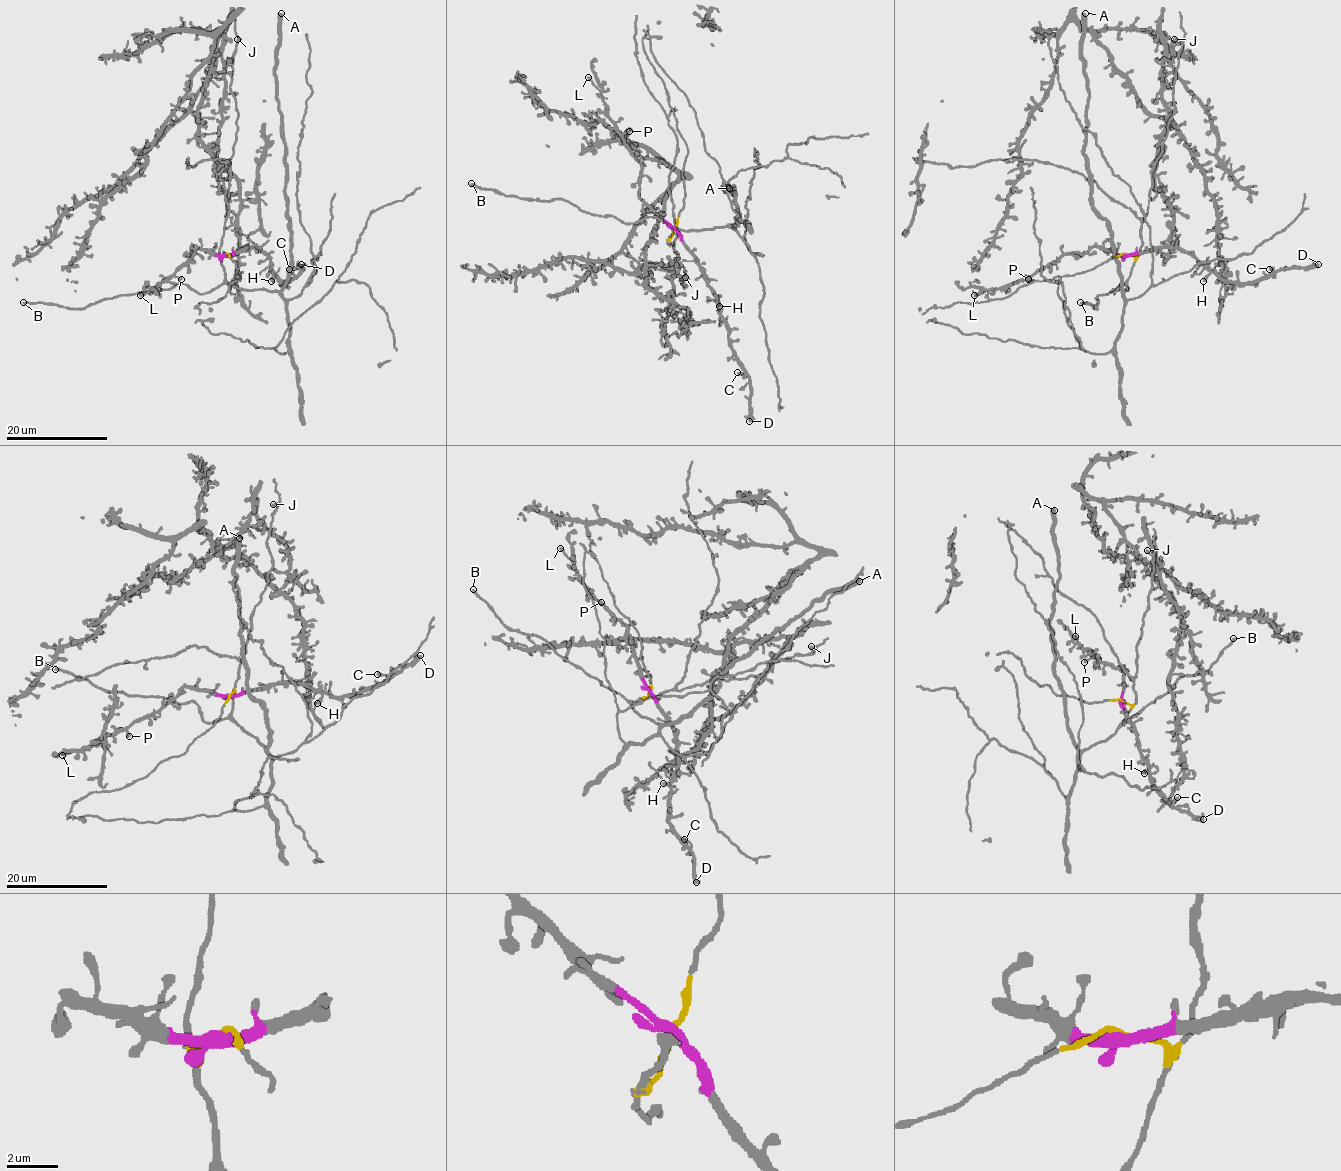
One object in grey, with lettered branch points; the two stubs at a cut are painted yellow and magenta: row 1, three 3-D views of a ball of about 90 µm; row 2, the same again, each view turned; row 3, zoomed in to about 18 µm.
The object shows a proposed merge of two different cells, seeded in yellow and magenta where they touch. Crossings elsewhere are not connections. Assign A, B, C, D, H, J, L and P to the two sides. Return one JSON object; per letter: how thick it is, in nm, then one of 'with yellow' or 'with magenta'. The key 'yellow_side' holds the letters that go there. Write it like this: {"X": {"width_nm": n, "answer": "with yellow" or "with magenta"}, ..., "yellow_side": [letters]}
{"A": {"width_nm": 550, "answer": "with yellow"}, "B": {"width_nm": 320, "answer": "with yellow"}, "C": {"width_nm": 420, "answer": "with magenta"}, "D": {"width_nm": 380, "answer": "with magenta"}, "H": {"width_nm": 440, "answer": "with magenta"}, "J": {"width_nm": 380, "answer": "with yellow"}, "L": {"width_nm": 340, "answer": "with magenta"}, "P": {"width_nm": 320, "answer": "with magenta"}, "yellow_side": ["A", "B", "J"]}

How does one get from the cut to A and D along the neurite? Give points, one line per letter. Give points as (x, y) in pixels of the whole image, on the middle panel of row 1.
A: (674, 229), (670, 238), (675, 230), (733, 224), (738, 215), (733, 187), (724, 192), (723, 187), (728, 188)
D: (674, 229), (694, 257), (718, 302), (718, 312), (728, 328), (735, 359), (749, 377), (750, 421)

